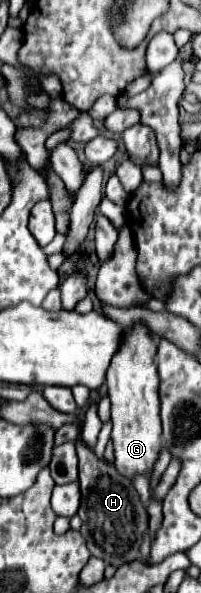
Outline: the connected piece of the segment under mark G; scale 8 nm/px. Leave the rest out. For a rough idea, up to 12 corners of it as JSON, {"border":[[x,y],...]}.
{"border":[[127,330],[107,370],[115,468],[161,454],[157,340]]}

